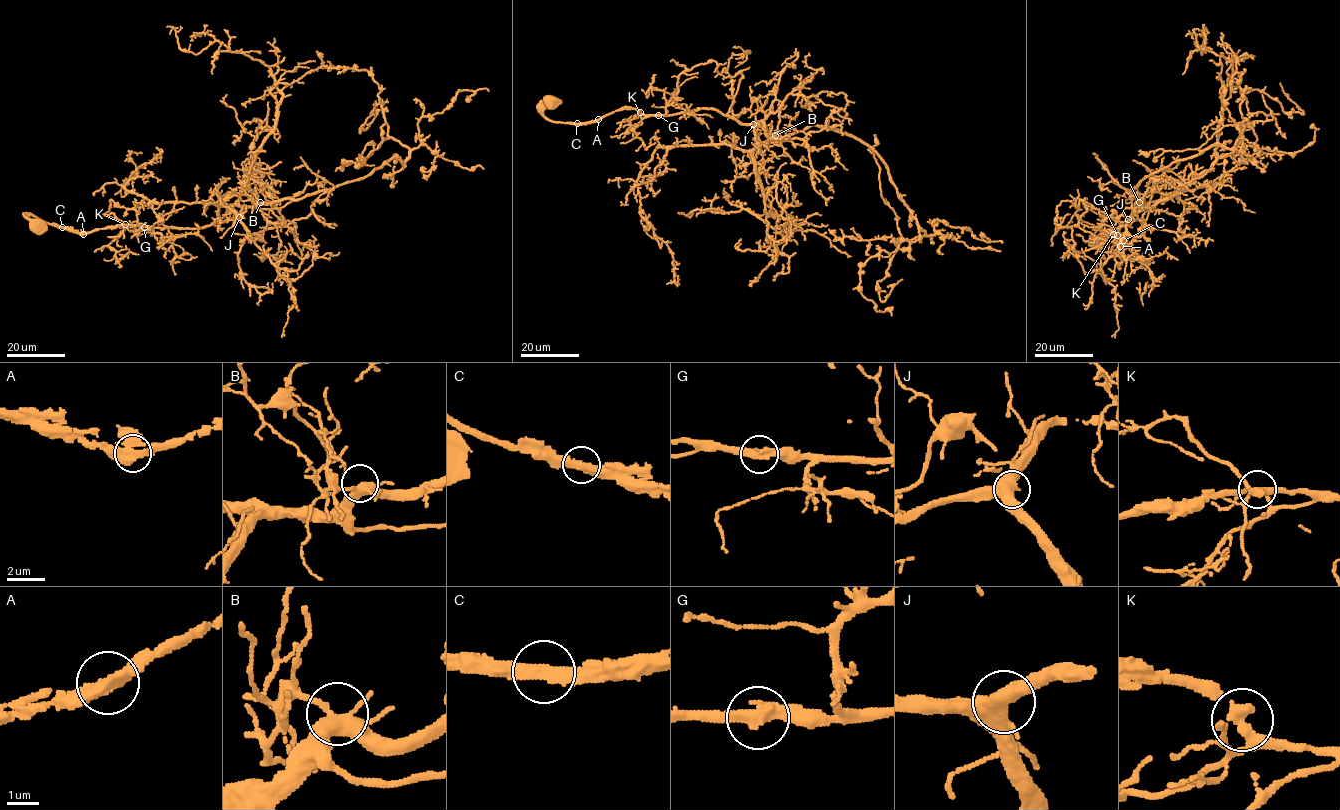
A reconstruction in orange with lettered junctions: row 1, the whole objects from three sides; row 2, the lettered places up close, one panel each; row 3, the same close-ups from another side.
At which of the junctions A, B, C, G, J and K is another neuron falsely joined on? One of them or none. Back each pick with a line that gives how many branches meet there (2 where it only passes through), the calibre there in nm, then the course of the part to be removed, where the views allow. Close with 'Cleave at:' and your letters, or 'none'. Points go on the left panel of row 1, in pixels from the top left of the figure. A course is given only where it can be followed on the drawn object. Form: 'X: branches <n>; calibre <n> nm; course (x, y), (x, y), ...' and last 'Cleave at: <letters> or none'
Cleave at: none

